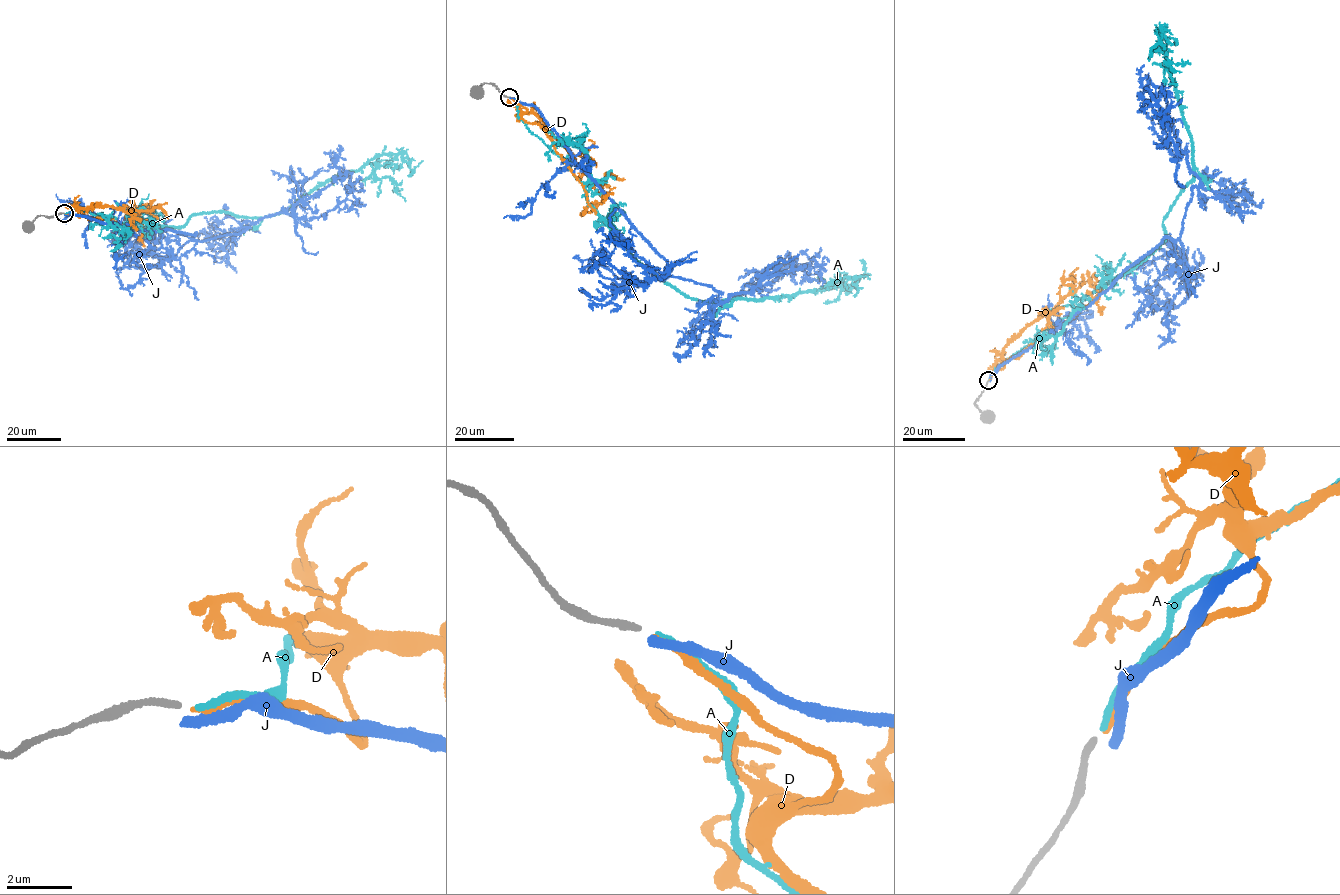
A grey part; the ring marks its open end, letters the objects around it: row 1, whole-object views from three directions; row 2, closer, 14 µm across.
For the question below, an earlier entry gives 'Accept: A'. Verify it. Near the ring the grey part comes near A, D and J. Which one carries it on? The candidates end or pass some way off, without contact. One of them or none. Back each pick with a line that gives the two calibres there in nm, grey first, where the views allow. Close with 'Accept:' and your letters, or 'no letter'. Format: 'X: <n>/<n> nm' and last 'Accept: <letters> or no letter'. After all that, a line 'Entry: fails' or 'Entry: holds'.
A: 220/190 nm
Accept: A
Entry: holds

